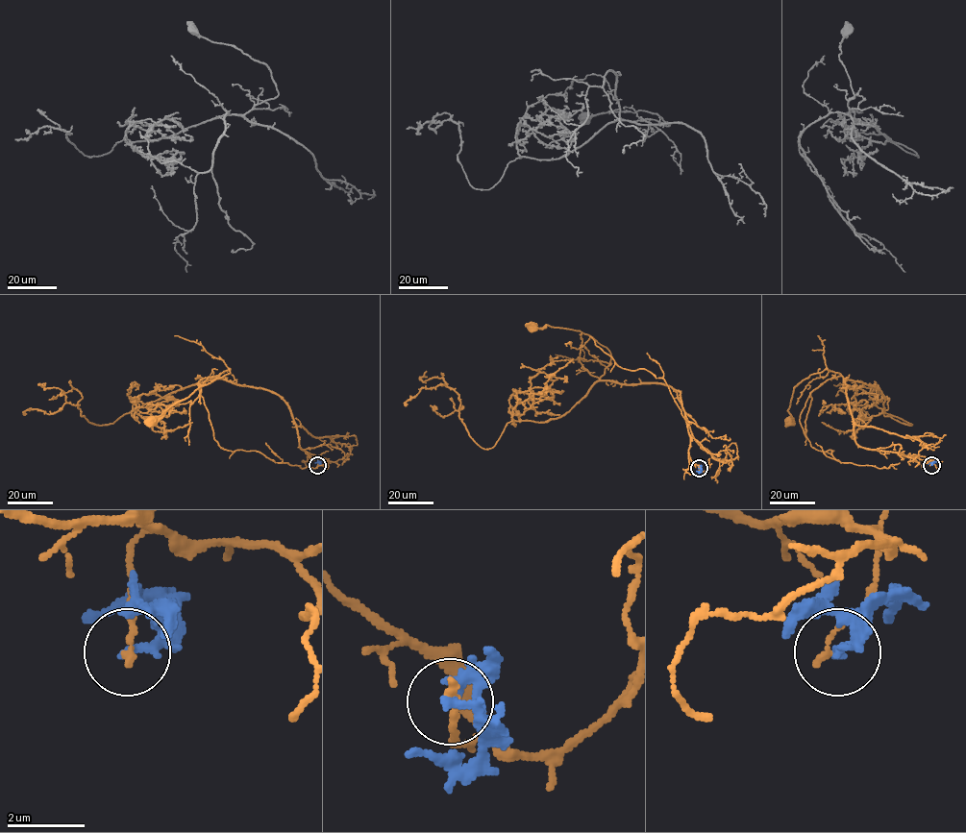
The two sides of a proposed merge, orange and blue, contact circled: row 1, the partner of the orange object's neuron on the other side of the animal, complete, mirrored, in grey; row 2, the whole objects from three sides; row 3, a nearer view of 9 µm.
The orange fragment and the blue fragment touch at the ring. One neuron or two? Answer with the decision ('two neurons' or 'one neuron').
one neuron

